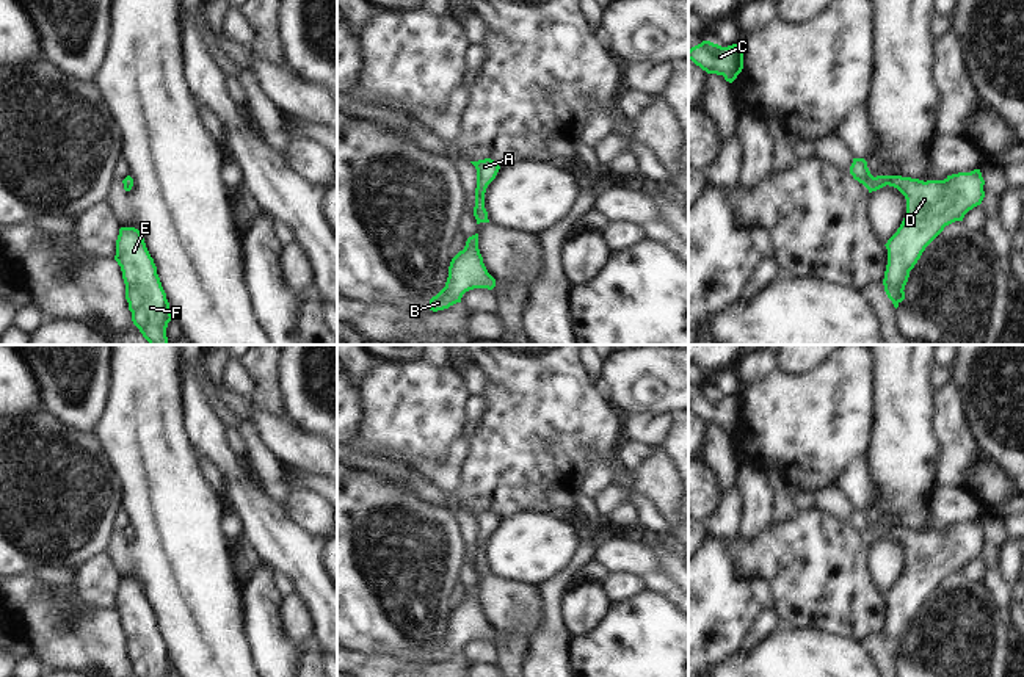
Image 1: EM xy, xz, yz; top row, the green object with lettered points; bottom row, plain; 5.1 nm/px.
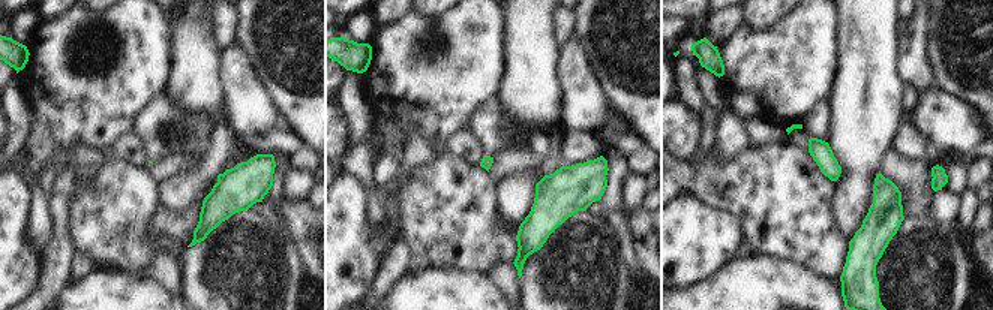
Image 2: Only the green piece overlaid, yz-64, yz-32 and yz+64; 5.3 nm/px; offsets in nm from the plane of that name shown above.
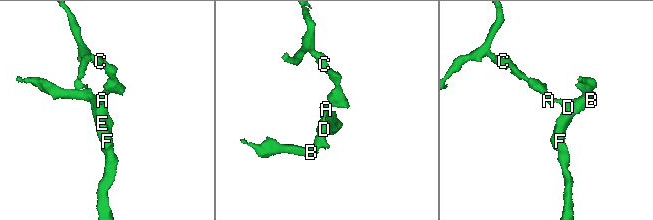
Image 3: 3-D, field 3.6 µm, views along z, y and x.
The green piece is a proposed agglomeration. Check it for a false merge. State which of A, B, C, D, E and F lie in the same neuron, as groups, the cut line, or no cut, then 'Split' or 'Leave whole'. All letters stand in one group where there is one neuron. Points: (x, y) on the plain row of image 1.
Groups: A B C D E F. No split. Leave whole.

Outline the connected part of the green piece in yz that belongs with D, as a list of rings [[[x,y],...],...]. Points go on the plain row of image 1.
[[[853,509],[850,525],[869,544],[886,536],[897,539],[906,550],[906,566],[897,583],[884,596],[888,616],[884,622],[884,643],[897,660],[905,650],[905,636],[910,622],[925,599],[946,577],[963,572],[964,566],[980,556],[985,531],[980,520],[947,527],[944,531],[919,531],[902,527],[873,528],[864,509]]]

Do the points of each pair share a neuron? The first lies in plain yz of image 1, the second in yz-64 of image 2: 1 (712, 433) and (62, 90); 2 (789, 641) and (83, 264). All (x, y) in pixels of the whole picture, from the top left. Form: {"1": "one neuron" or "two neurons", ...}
{"1": "two neurons", "2": "two neurons"}

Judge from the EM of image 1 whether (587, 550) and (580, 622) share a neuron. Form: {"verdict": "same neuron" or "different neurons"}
{"verdict": "different neurons"}

